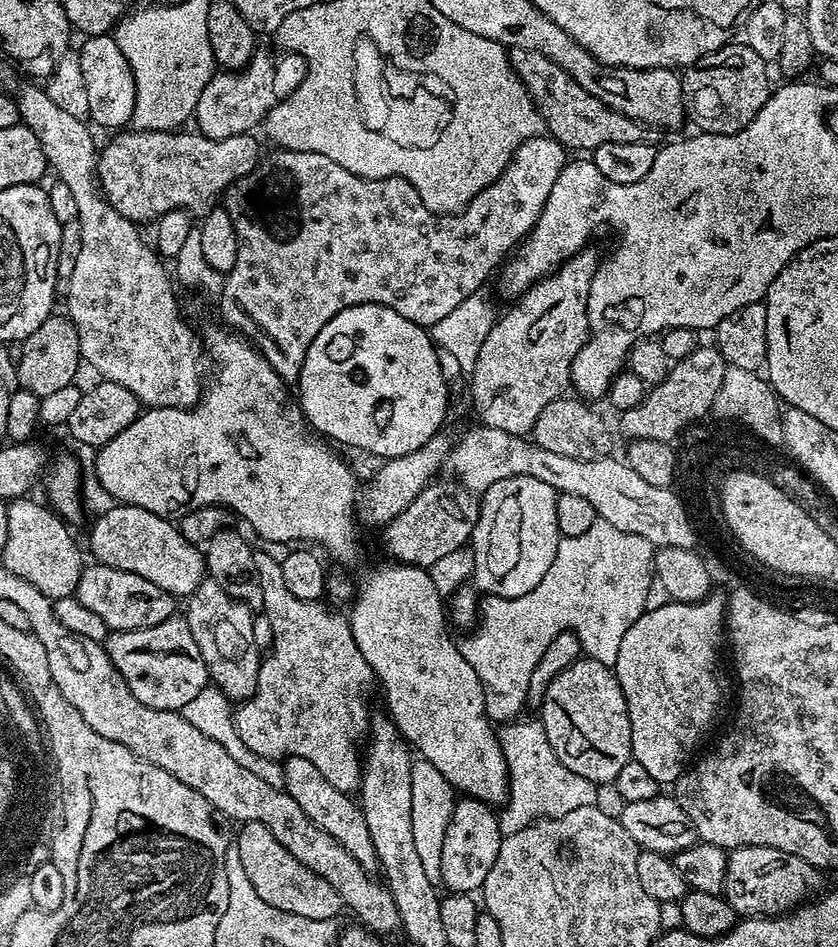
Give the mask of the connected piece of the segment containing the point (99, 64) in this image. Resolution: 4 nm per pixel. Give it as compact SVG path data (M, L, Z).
M112 34L90 36L83 42L85 44L79 45L78 51L82 62L82 78L86 82L86 95L90 105L87 119L97 129L98 127L116 128L112 130L127 129L132 123L136 105L136 87L130 62L126 62L126 54L118 50L118 42Z

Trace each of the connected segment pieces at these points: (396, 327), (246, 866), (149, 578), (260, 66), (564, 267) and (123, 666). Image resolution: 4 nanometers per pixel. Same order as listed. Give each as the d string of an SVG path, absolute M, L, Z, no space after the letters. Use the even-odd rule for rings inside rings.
M381 304L350 306L334 318L330 318L330 322L326 322L326 326L322 326L318 338L314 338L310 350L306 350L306 362L302 362L298 381L298 389L300 388L298 403L304 412L304 419L321 437L327 438L329 441L337 440L338 443L345 444L348 448L361 448L362 451L369 452L372 456L380 456L379 458L402 456L418 450L432 435L445 427L444 415L448 412L448 396L450 396L450 389L442 378L442 366L438 366L437 345L432 344L428 332L427 327L410 322L410 318L402 318L402 314Z
M258 822L240 824L240 833L234 836L234 851L242 862L242 870L246 870L246 878L250 878L250 886L262 898L262 902L270 902L278 910L286 914L298 914L302 918L314 918L315 920L335 921L336 915L342 912L342 905L338 894L326 883L323 878L318 878L314 870L302 866L266 826Z
M117 503L112 507L116 508L102 513L92 524L92 533L88 536L91 559L118 570L130 570L130 574L138 574L146 578L146 582L162 586L162 590L171 596L191 596L193 590L206 579L203 551L187 541L169 517L142 510L133 504Z
M257 50L252 55L252 60L246 70L220 70L217 73L217 76L211 77L209 75L205 79L204 87L199 89L194 97L195 131L211 140L221 140L222 138L246 136L253 130L259 129L263 125L264 119L268 117L270 109L278 102L278 95L276 96L276 64L272 61L271 54L264 52L264 50Z
M588 251L575 252L555 272L532 284L486 334L470 371L472 408L483 427L527 437L538 414L550 402L565 395L564 387L569 387L574 358L590 335L588 294L598 256Z
M177 614L158 622L158 626L139 628L129 632L112 632L106 641L108 657L122 674L126 686L142 702L154 710L180 712L210 684L206 662L198 651L198 642L190 634L190 626L183 615Z

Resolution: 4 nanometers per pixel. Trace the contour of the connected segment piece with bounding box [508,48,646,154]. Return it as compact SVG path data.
M513 48L508 53L508 60L544 119L547 135L564 145L565 149L581 148L584 151L581 153L588 154L593 148L602 146L602 142L638 142L645 139L644 125L610 110L598 102L594 94L586 94L586 90L582 90L582 86L578 86L578 82L574 82L574 78L570 78L562 66L550 62L546 54L538 54L538 50Z

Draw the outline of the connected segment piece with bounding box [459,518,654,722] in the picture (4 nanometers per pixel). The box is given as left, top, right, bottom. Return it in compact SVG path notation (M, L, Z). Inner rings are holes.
M598 518L594 526L586 530L586 534L561 536L558 554L554 554L554 562L550 562L546 578L542 578L534 590L518 598L484 596L479 601L478 619L471 629L472 637L469 640L461 639L459 645L462 658L474 666L474 674L478 674L478 682L482 682L484 709L489 720L504 716L508 722L512 722L523 713L520 711L526 708L528 701L531 671L545 653L547 644L558 634L572 632L577 636L581 653L587 659L615 665L618 646L622 646L626 630L630 630L630 626L634 626L634 622L638 622L640 615L645 612L646 590L654 577L653 553L654 545L646 542L646 538L618 530L618 526L610 526L610 522Z

